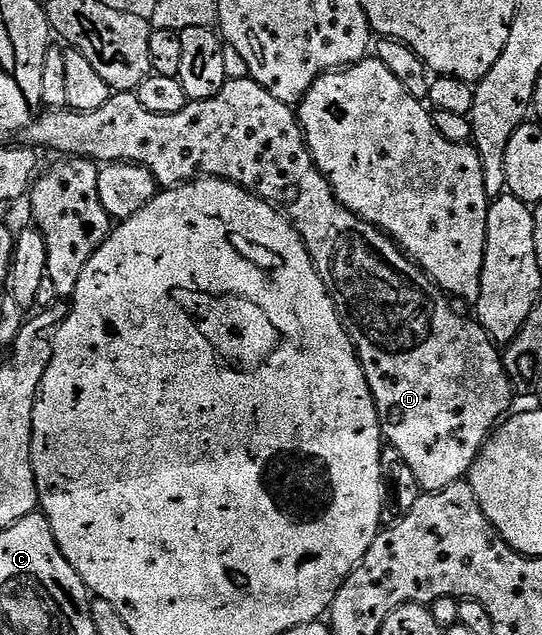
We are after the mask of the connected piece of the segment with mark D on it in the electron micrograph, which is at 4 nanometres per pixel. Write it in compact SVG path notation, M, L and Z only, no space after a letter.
M242 76L234 80L226 81L225 86L215 96L207 100L198 102L190 101L189 105L183 108L183 112L175 112L175 116L159 116L155 112L147 112L143 104L139 104L136 93L133 92L113 92L110 93L107 104L103 108L95 108L95 112L79 112L78 110L51 110L46 109L44 113L36 118L29 125L29 129L24 131L23 138L26 138L28 145L33 148L40 148L42 151L54 150L57 156L72 156L75 158L88 158L90 162L98 164L108 164L110 162L134 162L151 172L155 176L158 187L172 188L182 186L185 182L193 182L198 176L208 176L211 178L225 178L228 182L243 187L244 190L252 190L259 198L272 202L274 206L283 208L283 213L290 222L293 223L294 230L303 240L305 251L311 256L327 292L333 297L335 308L341 317L341 323L345 325L345 331L349 334L349 339L353 341L353 346L357 350L357 359L361 362L361 367L365 373L367 384L373 393L373 399L377 405L377 415L381 421L381 433L384 441L407 460L407 465L411 472L415 472L415 480L419 480L422 491L432 492L442 490L451 484L462 481L468 475L469 469L473 467L473 461L477 459L478 452L485 447L485 442L493 433L495 427L510 413L509 405L515 399L515 391L509 382L509 377L505 371L505 359L498 343L490 338L481 323L472 317L464 318L458 307L454 305L448 294L437 287L430 278L417 267L417 263L393 241L389 235L383 233L379 227L372 226L367 220L363 220L355 212L351 212L335 196L331 184L319 172L315 160L309 151L309 145L305 143L305 134L301 130L299 114L294 107L283 104L283 100L275 100L267 88L260 86L248 76Z

